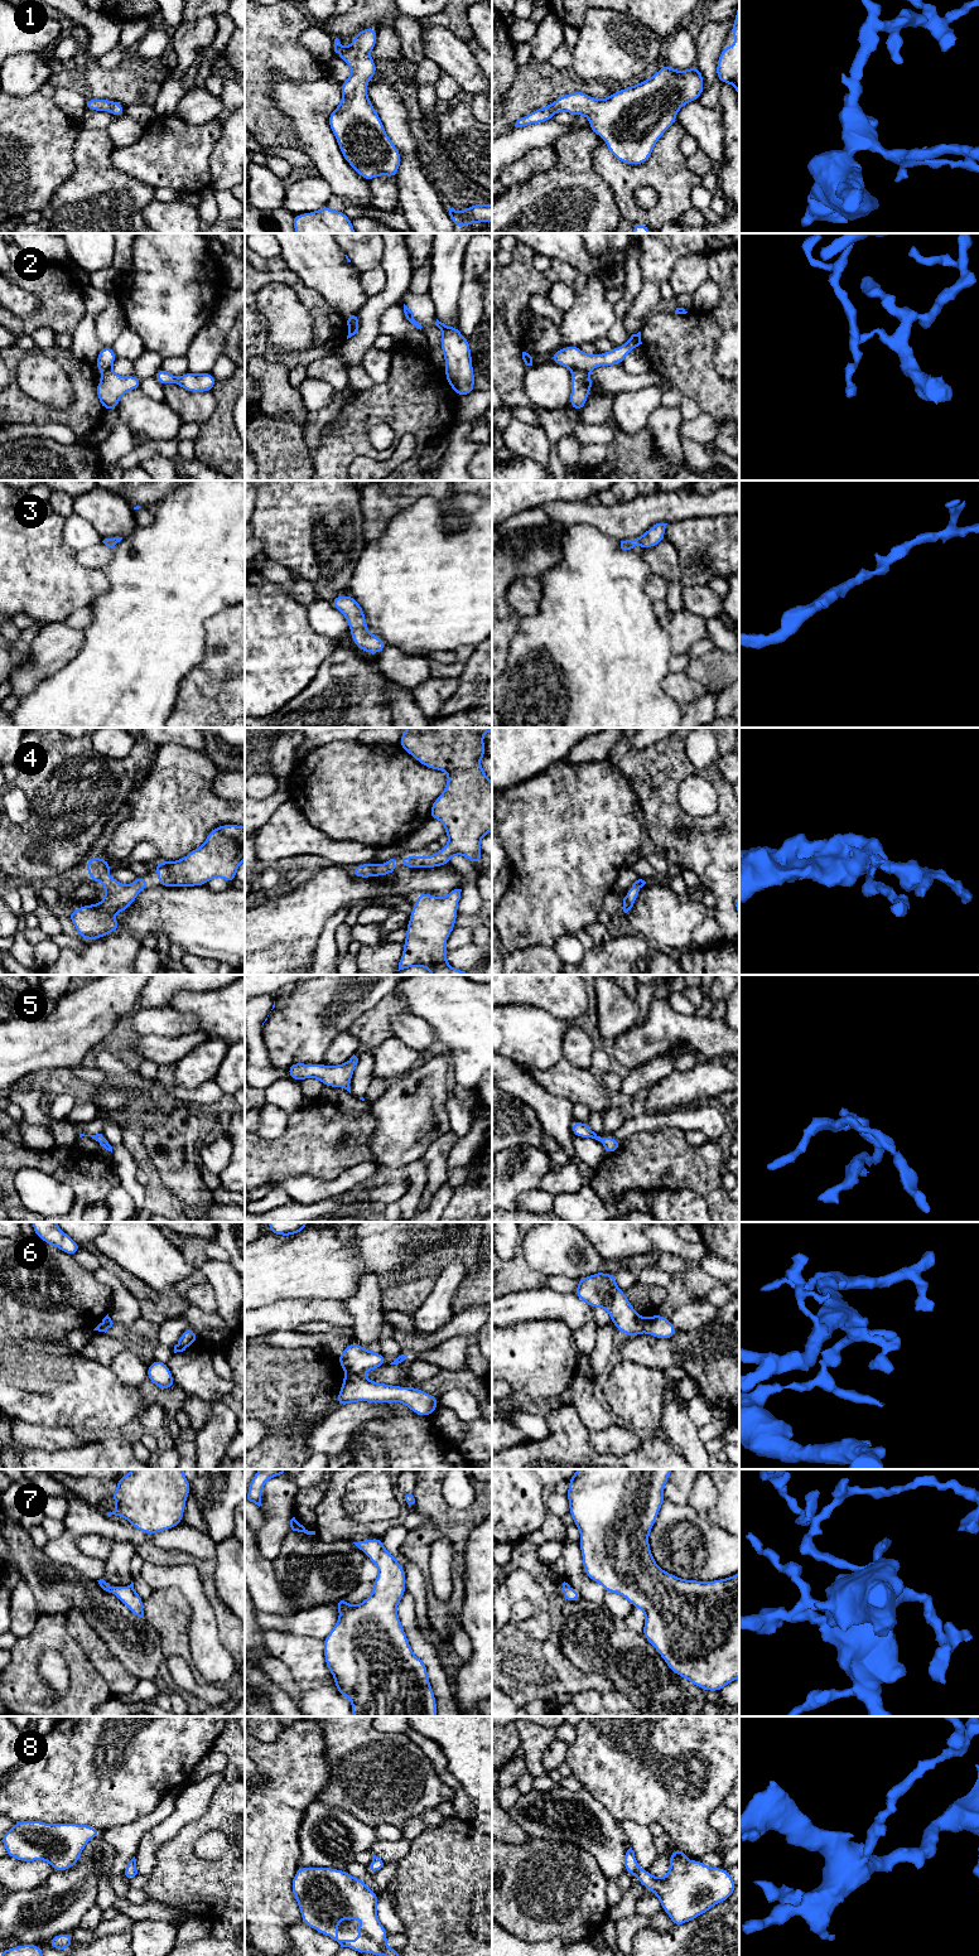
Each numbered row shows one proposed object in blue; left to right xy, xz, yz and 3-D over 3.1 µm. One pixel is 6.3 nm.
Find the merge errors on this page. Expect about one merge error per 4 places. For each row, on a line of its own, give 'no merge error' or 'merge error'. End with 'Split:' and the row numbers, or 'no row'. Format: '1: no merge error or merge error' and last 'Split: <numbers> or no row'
1: no merge error
2: merge error
3: no merge error
4: no merge error
5: no merge error
6: merge error
7: no merge error
8: no merge error
Split: 2, 6

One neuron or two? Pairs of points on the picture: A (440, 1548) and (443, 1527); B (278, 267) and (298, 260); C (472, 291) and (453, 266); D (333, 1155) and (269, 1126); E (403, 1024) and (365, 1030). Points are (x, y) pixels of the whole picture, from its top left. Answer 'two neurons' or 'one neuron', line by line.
A: two neurons
B: two neurons
C: two neurons
D: two neurons
E: two neurons

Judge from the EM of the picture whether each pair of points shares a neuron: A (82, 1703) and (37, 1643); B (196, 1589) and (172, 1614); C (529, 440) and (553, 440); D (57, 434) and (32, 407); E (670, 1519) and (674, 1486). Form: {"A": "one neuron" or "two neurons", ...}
{"A": "one neuron", "B": "two neurons", "C": "two neurons", "D": "two neurons", "E": "two neurons"}

